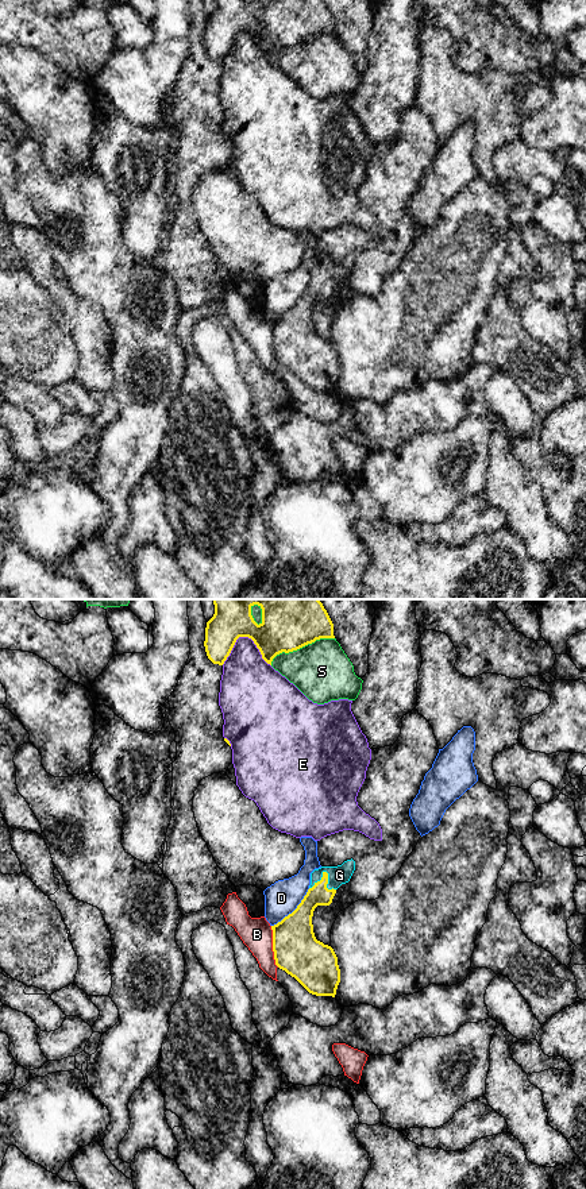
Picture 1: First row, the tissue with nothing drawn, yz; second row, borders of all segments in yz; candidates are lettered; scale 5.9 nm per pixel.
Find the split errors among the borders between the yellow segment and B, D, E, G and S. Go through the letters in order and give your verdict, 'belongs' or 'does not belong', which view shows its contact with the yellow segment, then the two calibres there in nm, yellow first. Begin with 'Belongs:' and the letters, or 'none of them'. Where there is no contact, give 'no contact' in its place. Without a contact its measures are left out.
Belongs: G
B: does not belong; meets yellow in yz; 280 nm thick on the yellow side, 190 nm on the other
D: does not belong; meets yellow in yz; 280 nm thick on the yellow side, 200 nm on the other
E: does not belong; meets yellow in yz; 280 nm thick on the yellow side, 300 nm on the other
G: belongs; meets yellow in yz; 130 nm thick on the yellow side, 120 nm on the other
S: does not belong; meets yellow in yz; 280 nm thick on the yellow side, 360 nm on the other

